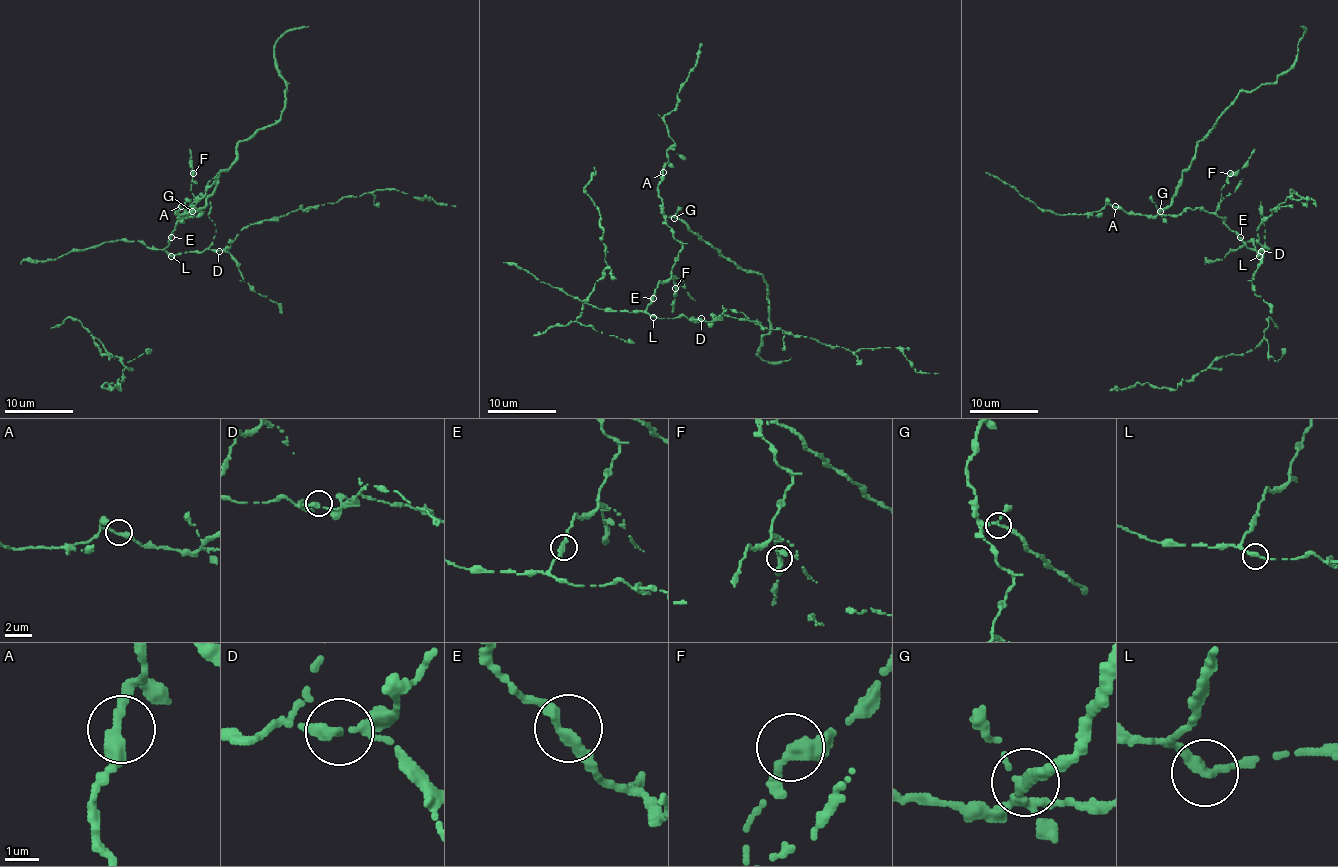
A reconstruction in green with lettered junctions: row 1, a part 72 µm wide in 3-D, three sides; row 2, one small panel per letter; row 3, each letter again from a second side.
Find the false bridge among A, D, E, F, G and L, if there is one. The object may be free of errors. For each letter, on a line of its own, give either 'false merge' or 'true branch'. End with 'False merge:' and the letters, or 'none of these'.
A: true branch
D: true branch
E: true branch
F: true branch
G: false merge
L: true branch
False merge: G

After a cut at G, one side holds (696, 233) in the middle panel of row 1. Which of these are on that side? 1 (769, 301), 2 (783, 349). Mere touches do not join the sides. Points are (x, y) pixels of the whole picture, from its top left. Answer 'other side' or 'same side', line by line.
1: same side
2: other side

